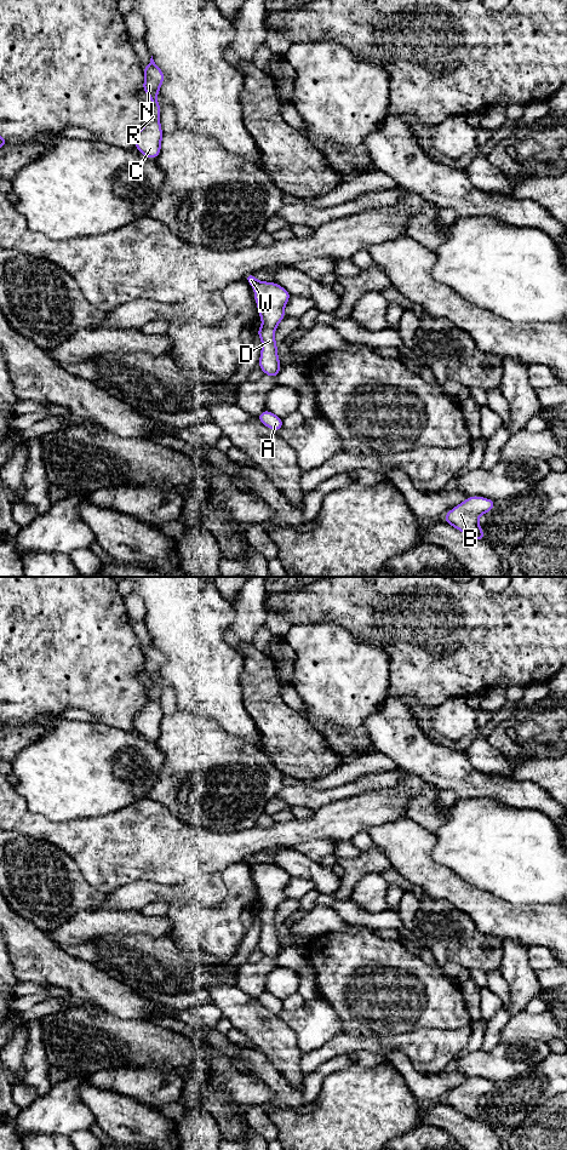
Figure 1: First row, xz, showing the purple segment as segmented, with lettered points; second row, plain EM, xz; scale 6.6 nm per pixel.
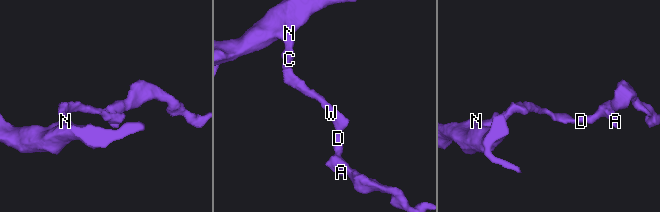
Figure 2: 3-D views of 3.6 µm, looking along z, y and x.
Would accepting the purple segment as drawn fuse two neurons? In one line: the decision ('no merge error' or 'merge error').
no merge error

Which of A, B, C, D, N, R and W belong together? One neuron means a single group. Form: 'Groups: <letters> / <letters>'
Groups: A B C D N R W

